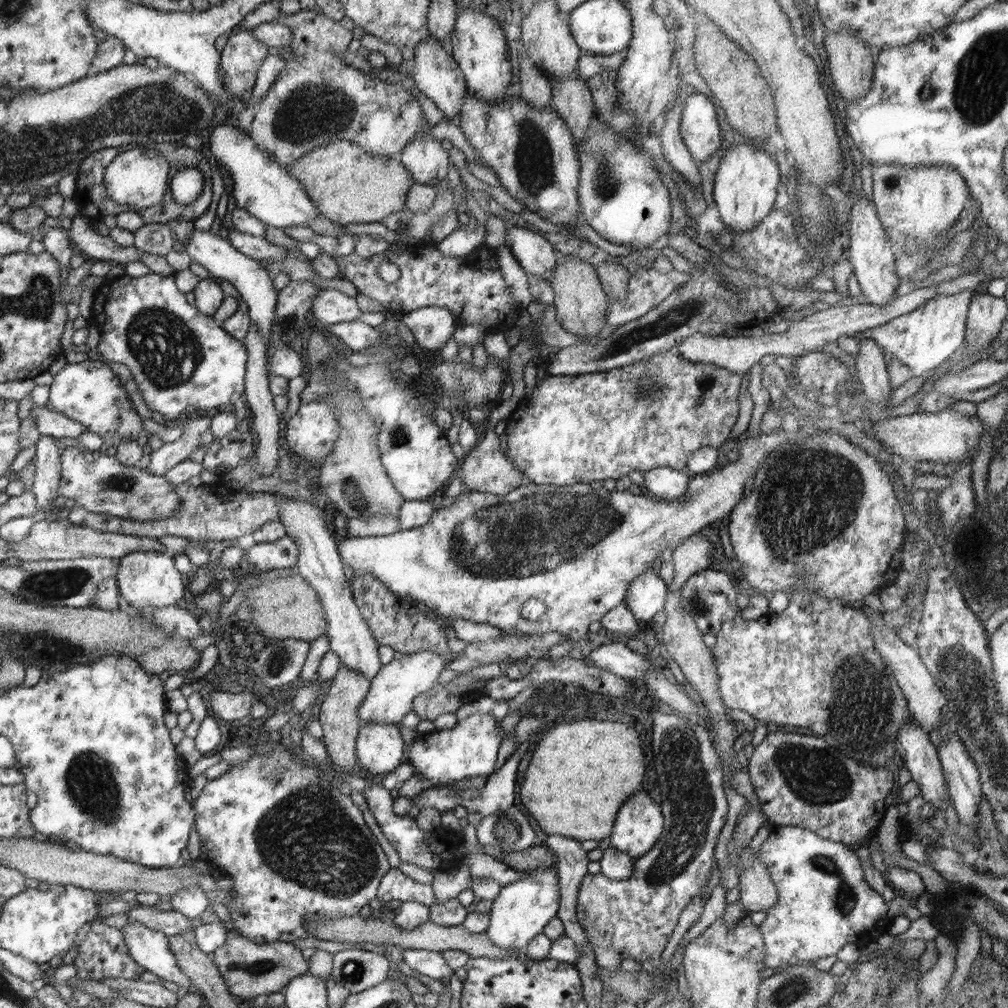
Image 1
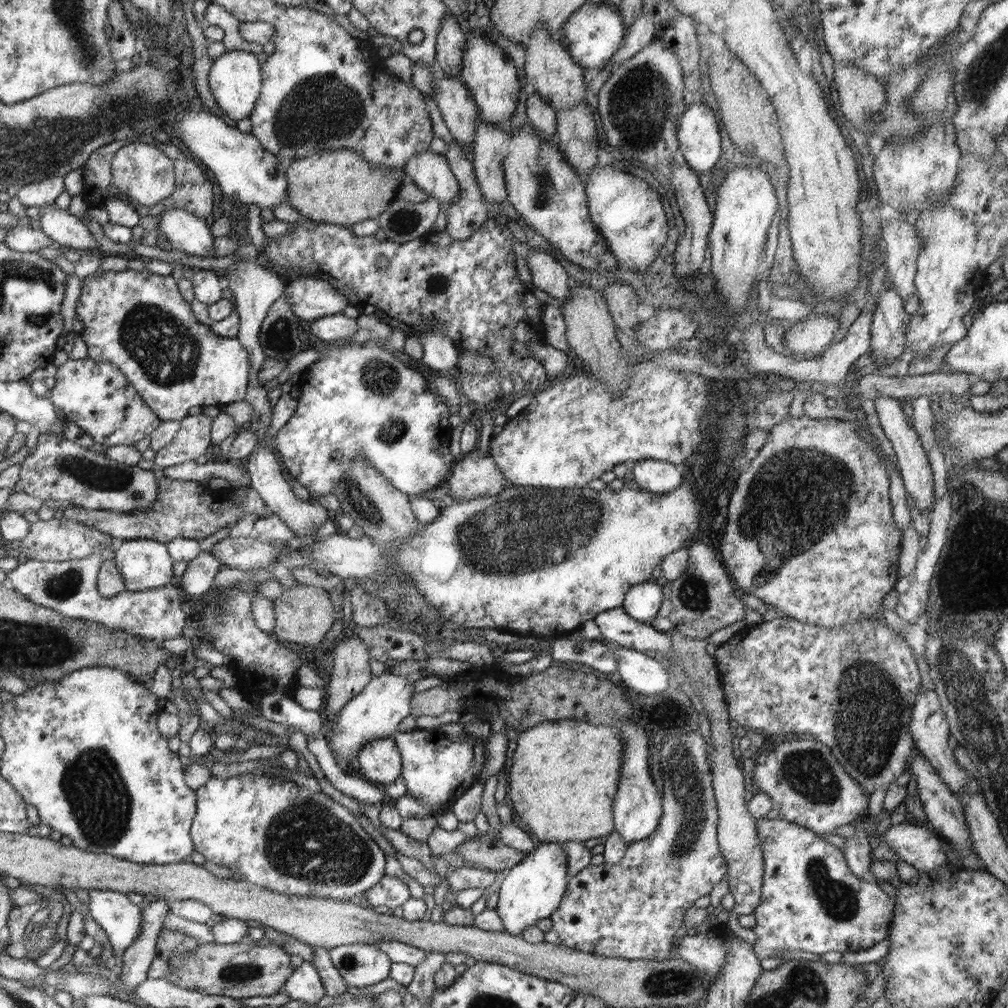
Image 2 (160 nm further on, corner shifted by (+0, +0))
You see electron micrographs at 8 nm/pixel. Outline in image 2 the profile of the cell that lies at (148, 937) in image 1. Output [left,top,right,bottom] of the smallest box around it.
[86,889,142,965]

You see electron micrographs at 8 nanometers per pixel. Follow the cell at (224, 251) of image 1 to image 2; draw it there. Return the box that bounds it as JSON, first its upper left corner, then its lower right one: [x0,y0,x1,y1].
[157,207,218,257]

